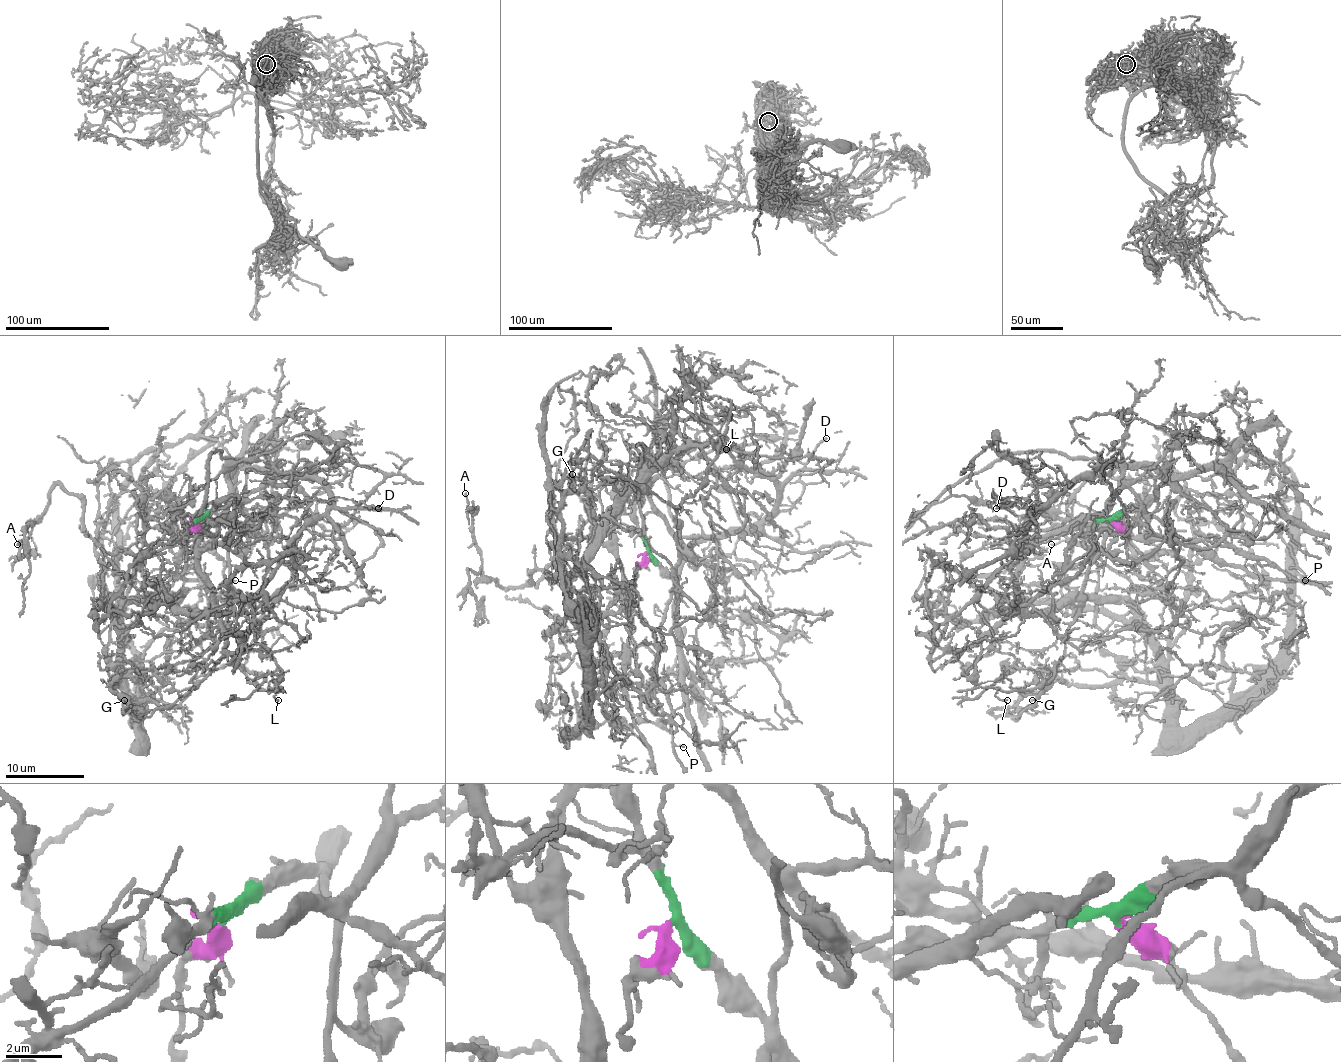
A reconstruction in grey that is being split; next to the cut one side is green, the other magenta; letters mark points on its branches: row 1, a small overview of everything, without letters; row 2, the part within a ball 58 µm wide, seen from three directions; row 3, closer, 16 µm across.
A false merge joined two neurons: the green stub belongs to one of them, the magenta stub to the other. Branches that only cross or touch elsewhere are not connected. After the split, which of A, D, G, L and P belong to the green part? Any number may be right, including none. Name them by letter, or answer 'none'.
D, L, P

